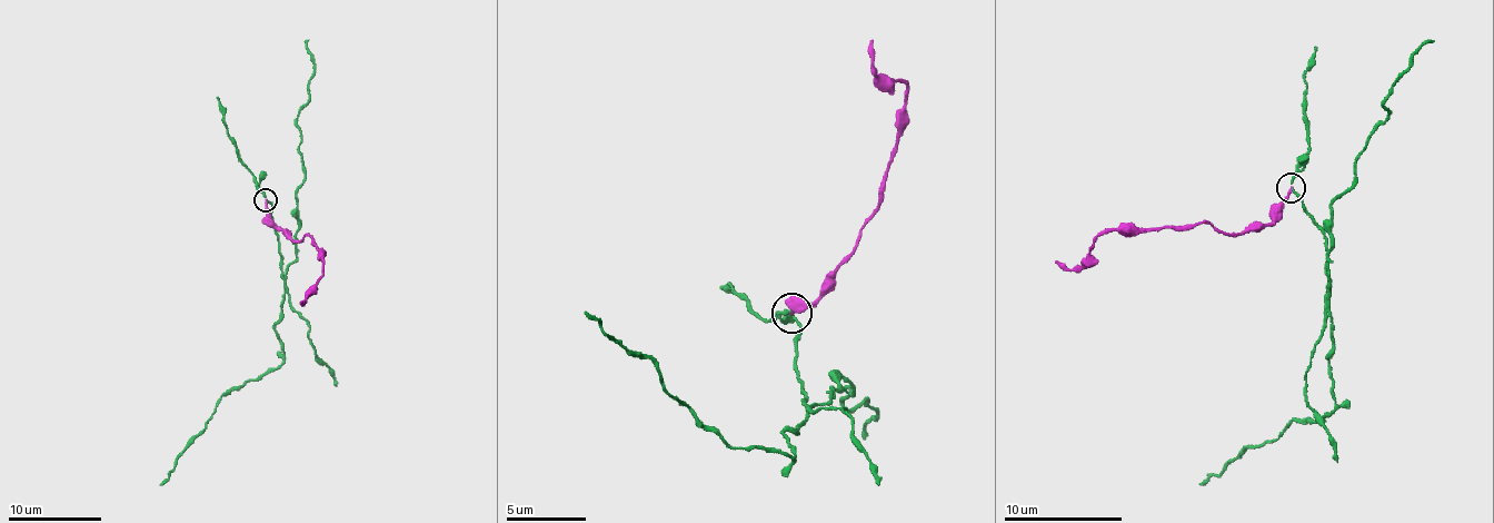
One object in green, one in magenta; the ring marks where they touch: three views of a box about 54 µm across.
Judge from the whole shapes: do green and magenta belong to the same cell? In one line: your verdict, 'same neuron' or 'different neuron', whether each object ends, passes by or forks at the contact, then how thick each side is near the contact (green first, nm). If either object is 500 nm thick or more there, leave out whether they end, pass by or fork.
different neuron | green passes by | magenta ends | 140/180 nm

